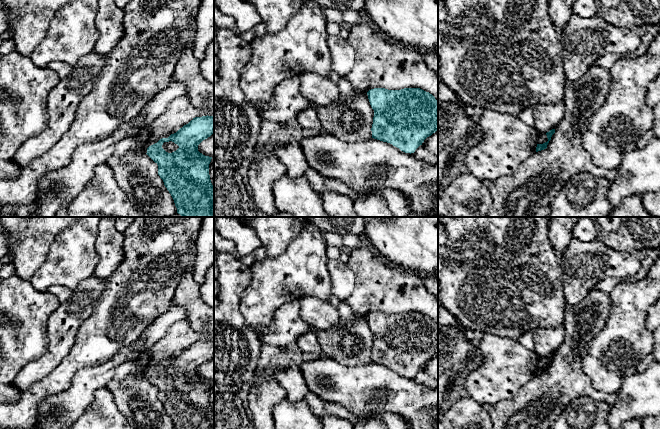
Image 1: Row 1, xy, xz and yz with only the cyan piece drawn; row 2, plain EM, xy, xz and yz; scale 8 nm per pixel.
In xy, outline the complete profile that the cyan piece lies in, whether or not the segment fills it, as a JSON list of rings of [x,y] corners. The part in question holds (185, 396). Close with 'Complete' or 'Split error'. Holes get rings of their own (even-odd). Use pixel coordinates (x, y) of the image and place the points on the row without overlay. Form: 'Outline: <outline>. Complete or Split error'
Outline: [[[202,340],[193,342],[168,362],[162,362],[147,372],[147,379],[158,389],[158,399],[171,418],[175,429],[214,429],[214,410],[209,399],[209,388],[212,381],[198,375],[198,369],[214,357],[214,341]],[[172,365],[179,372],[168,377],[163,372],[164,366]]]. Complete

